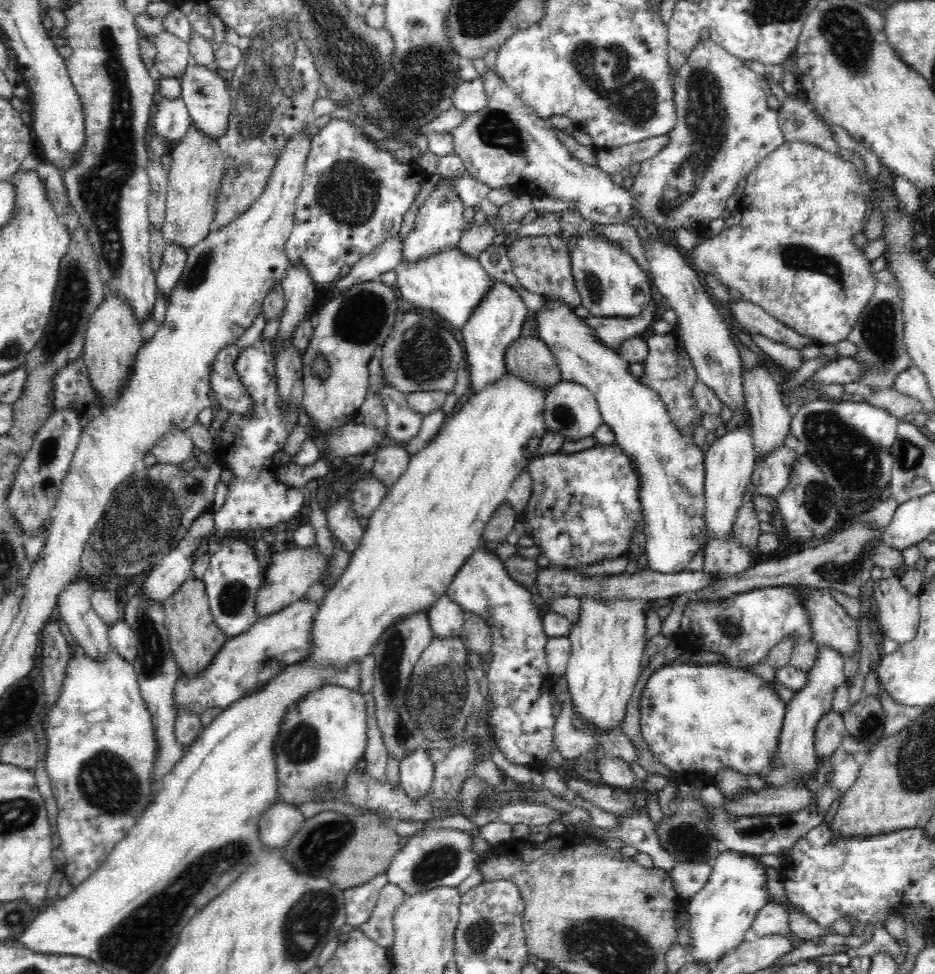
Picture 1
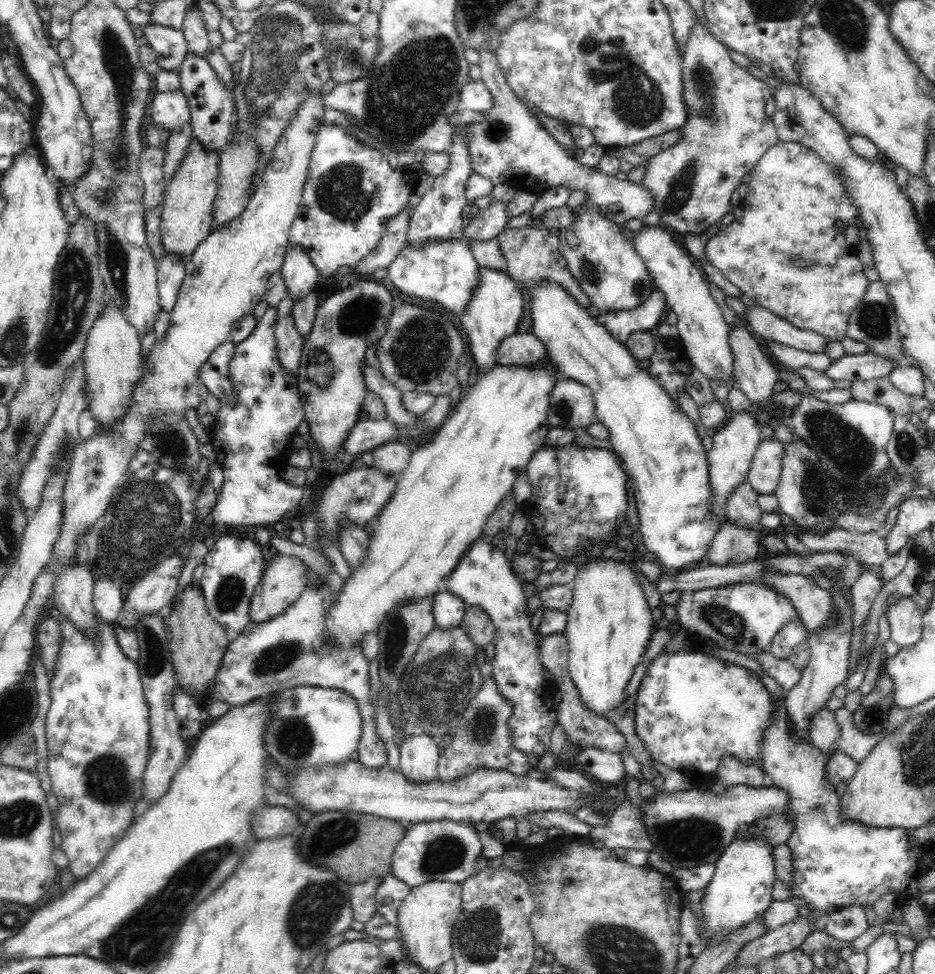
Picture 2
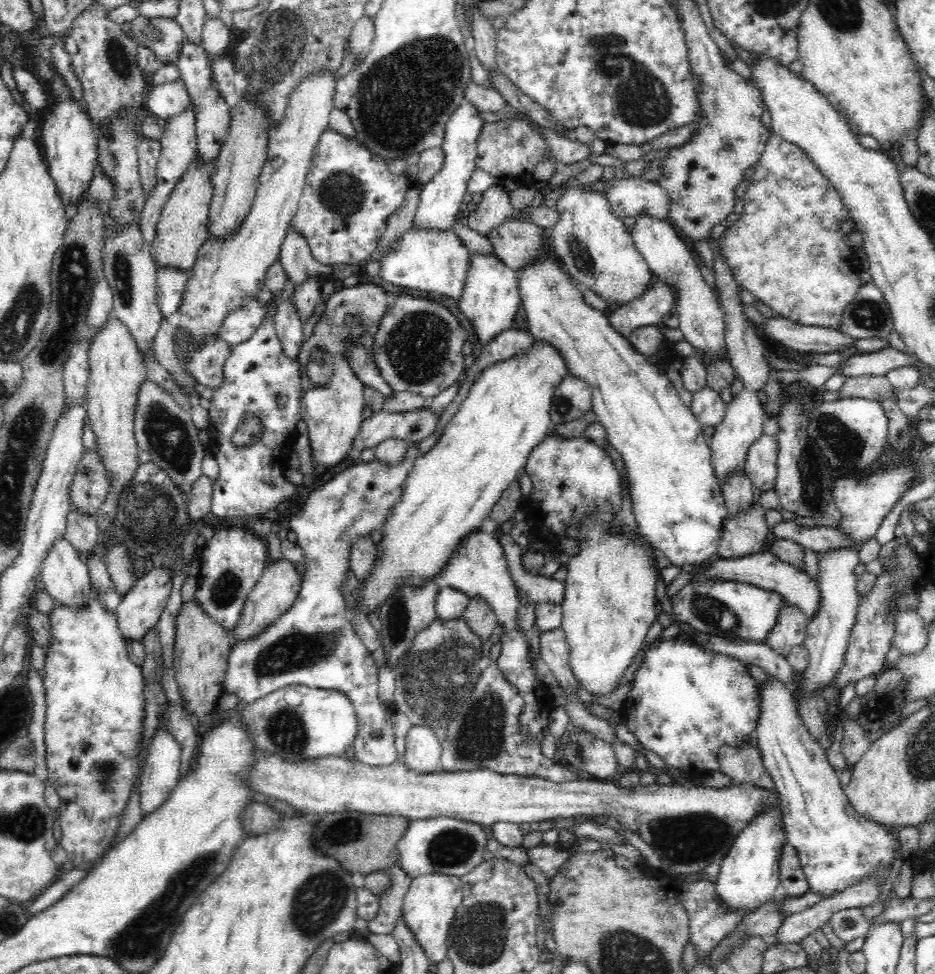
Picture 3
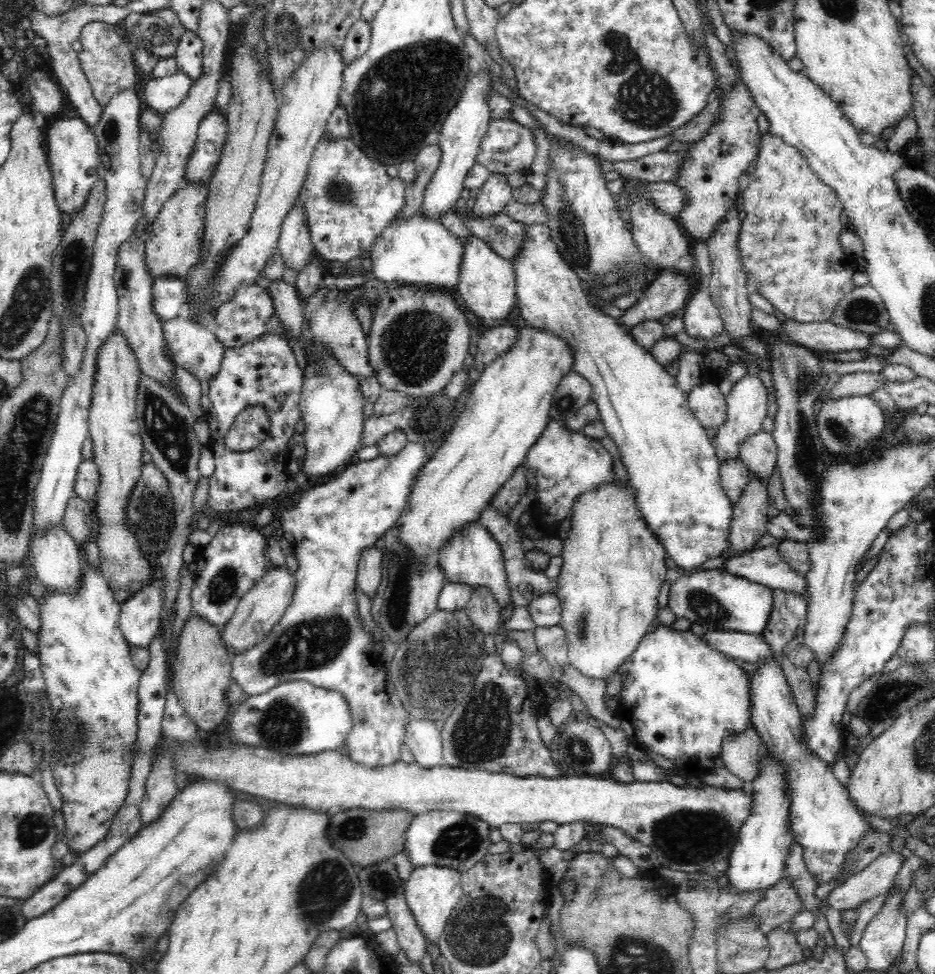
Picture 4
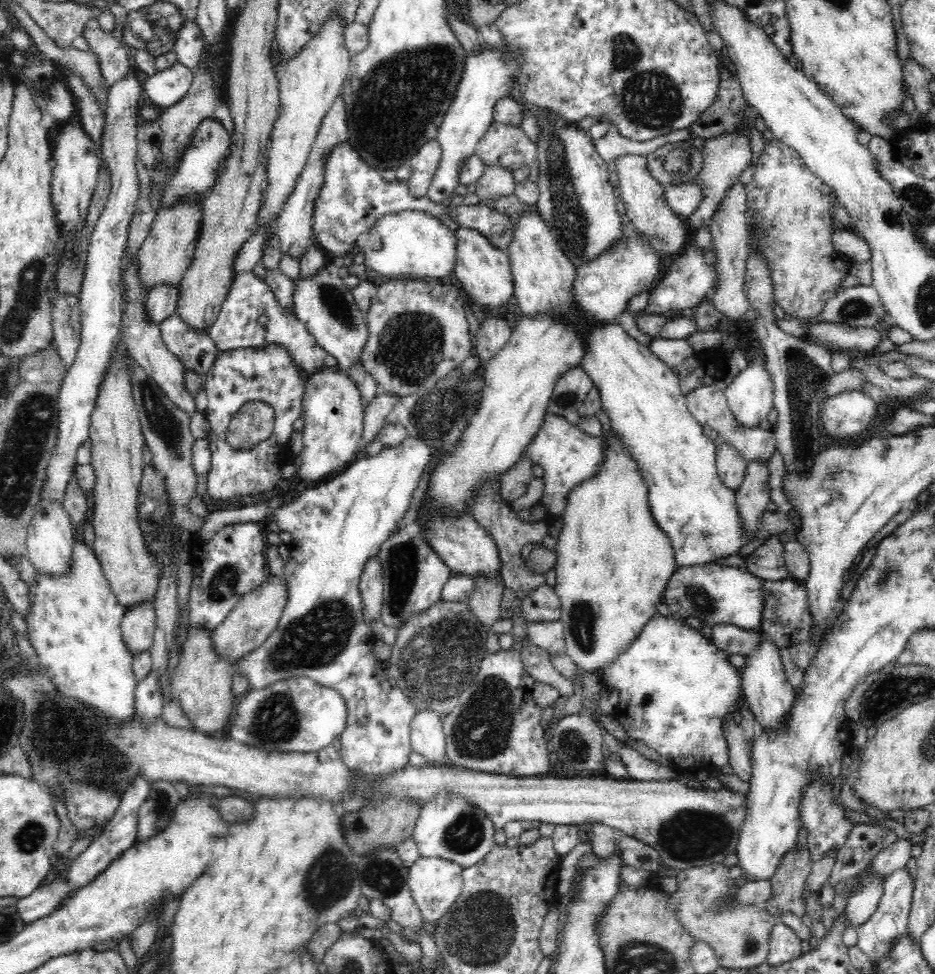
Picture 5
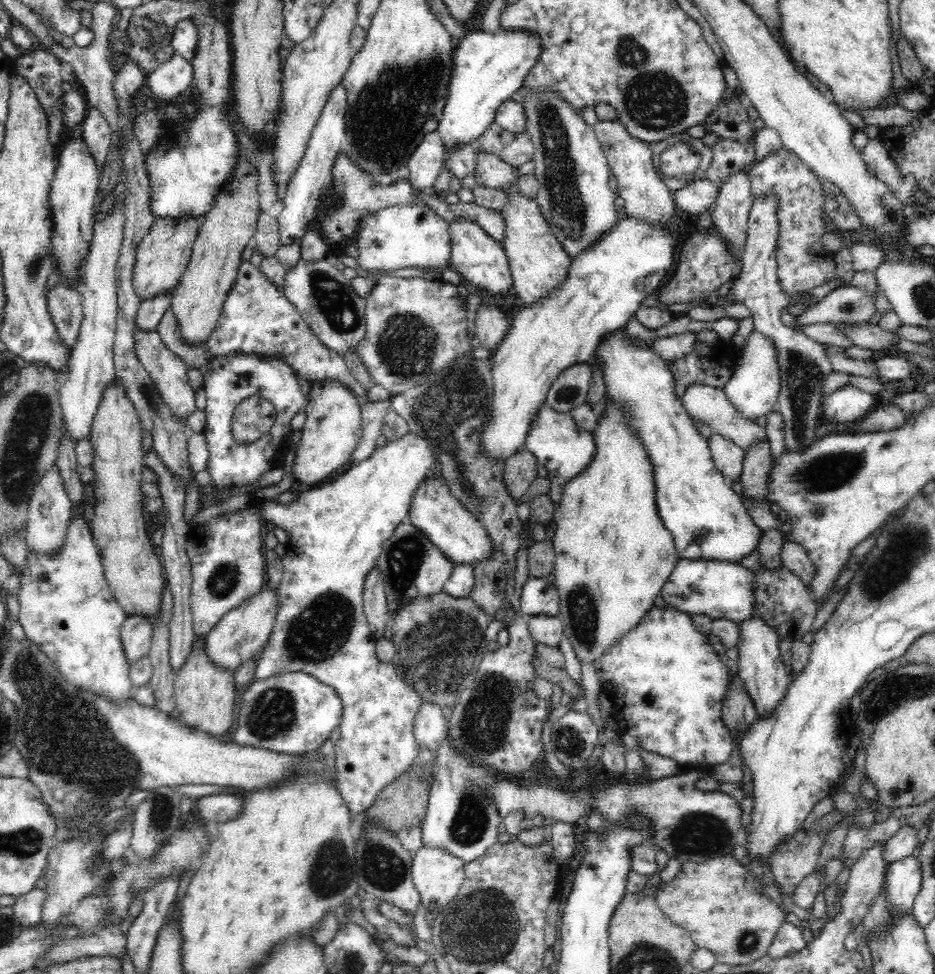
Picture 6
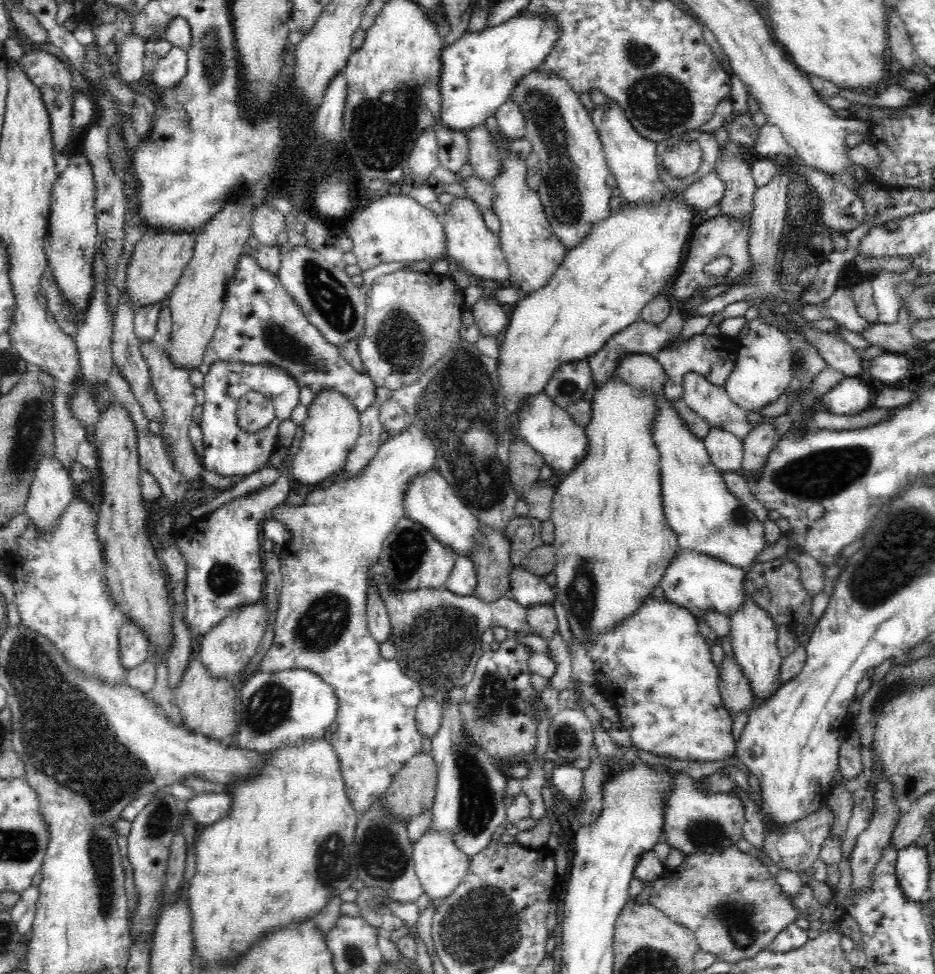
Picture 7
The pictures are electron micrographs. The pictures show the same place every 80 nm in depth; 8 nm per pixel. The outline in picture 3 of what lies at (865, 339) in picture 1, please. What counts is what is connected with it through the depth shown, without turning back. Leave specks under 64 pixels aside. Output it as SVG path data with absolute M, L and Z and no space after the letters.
M872 280L861 286L841 319L842 333L853 340L876 338L888 344L889 336L895 330L889 304Z

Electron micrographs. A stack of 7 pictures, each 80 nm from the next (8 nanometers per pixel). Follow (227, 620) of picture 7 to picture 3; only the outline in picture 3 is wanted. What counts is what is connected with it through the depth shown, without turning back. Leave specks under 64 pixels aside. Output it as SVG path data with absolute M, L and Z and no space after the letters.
M284 557L270 560L244 603L240 620L233 630L234 634L230 634L231 641L241 642L250 639L266 629L266 626L269 626L274 619L292 606L297 599L301 582L302 578L296 569L295 563L286 560Z

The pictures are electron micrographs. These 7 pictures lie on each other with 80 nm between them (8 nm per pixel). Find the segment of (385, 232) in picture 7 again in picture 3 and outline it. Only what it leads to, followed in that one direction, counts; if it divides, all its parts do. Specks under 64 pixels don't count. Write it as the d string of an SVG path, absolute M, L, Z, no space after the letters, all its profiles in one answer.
M413 227L382 258L379 276L394 286L400 286L405 292L417 292L425 297L436 294L459 304L470 274L470 258L468 248L454 231L415 230Z

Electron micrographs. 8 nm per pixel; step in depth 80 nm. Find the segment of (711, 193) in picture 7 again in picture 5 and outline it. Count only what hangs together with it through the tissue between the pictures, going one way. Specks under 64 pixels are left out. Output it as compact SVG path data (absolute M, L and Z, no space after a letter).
M667 183L663 186L663 200L674 215L680 218L693 214L702 198L703 191L694 183Z

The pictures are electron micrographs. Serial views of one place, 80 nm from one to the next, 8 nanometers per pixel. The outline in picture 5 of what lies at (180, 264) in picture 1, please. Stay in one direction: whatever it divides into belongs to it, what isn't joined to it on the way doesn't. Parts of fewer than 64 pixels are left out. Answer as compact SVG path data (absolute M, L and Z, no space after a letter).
M156 284L150 288L145 309L150 321L162 323L177 312L177 301L179 299L179 285Z

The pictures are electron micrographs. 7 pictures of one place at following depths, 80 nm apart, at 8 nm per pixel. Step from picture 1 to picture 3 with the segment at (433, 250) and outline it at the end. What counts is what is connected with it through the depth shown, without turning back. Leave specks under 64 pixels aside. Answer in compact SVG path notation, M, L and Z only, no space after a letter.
M463 99L461 105L450 115L446 123L442 148L445 152L445 161L438 174L426 183L419 195L419 204L413 219L415 230L452 232L457 224L459 208L467 192L469 178L476 169L476 138L483 124L478 113L472 103Z

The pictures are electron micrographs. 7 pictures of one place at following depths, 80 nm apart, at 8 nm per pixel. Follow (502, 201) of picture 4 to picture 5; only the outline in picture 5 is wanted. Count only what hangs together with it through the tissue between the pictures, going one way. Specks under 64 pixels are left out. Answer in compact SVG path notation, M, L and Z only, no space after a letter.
M486 166L484 174L476 185L476 195L479 198L478 206L494 210L494 202L500 198L513 195L515 190L512 171L502 167Z

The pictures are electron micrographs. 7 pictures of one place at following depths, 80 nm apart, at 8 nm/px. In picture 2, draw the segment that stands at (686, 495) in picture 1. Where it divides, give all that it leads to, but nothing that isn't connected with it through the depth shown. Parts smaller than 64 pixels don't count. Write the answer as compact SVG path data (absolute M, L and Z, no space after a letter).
M540 281L529 289L533 300L532 332L545 345L551 362L557 366L556 380L572 379L593 392L597 418L610 431L610 446L621 456L624 468L630 475L643 543L648 552L653 554L652 560L661 570L667 568L678 571L694 560L704 559L720 524L710 509L707 452L692 421L674 407L664 389L650 377L647 370L642 370L639 360L634 359L624 345L612 339L606 329L599 326L594 319L594 312L588 313L587 308L578 305L576 299L550 281Z

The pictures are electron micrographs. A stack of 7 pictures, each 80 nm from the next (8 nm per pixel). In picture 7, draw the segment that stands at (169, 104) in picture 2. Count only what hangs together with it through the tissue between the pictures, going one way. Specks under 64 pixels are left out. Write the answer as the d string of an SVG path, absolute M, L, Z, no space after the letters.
M172 47L170 52L161 58L152 72L152 81L163 91L174 88L187 73L187 52Z

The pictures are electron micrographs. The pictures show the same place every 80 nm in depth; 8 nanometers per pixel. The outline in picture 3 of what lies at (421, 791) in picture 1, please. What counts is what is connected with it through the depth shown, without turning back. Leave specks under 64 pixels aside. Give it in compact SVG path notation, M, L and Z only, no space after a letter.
M411 726L406 736L406 752L399 760L416 774L436 774L441 770L441 744L426 726Z

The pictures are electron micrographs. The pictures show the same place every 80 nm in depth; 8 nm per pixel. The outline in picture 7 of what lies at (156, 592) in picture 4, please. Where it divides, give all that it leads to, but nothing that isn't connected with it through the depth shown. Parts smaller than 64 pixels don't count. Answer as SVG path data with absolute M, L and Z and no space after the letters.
M127 620L121 626L119 630L119 659L126 671L139 666L140 662L148 658L150 648L149 635L136 623Z

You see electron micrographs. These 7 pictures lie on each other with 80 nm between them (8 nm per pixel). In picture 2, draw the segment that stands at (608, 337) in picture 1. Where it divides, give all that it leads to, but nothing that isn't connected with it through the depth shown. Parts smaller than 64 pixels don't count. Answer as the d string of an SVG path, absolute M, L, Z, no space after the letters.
M660 290L653 293L637 308L631 311L595 312L594 319L604 327L611 338L624 345L628 338L639 332L646 332L660 322L661 313L667 303Z

